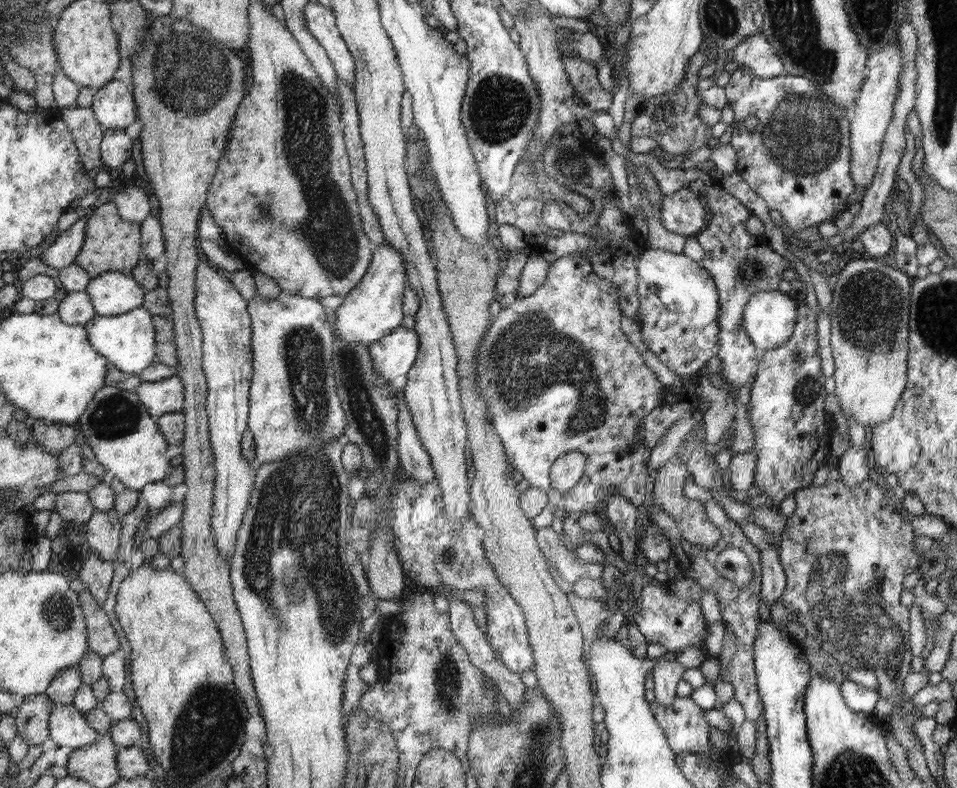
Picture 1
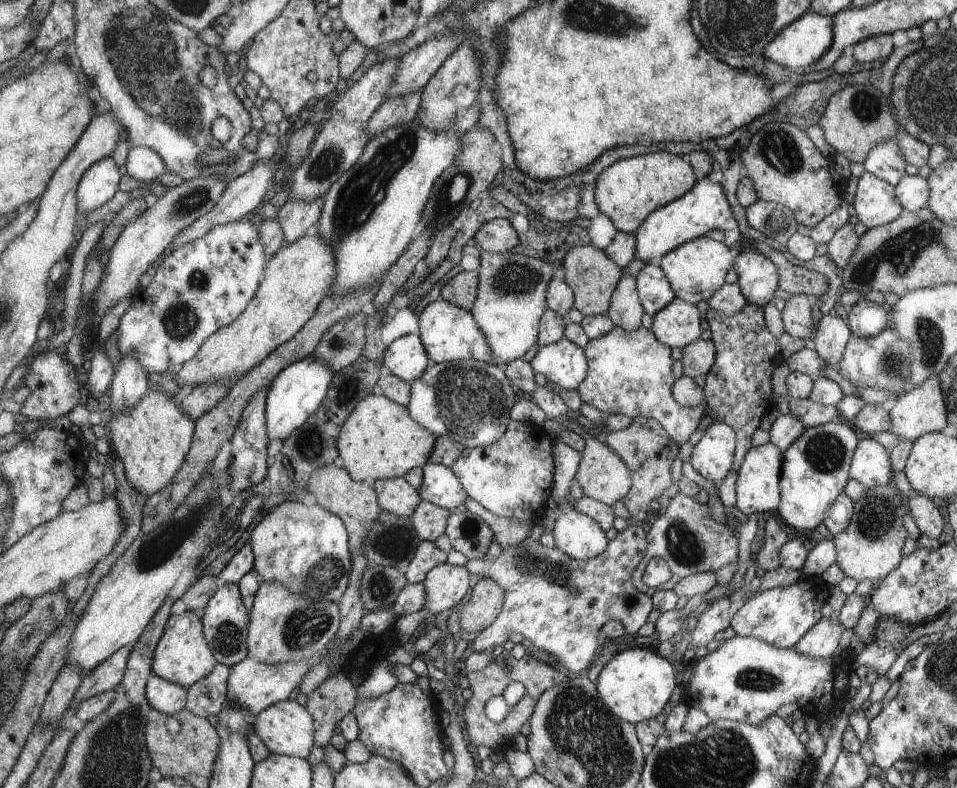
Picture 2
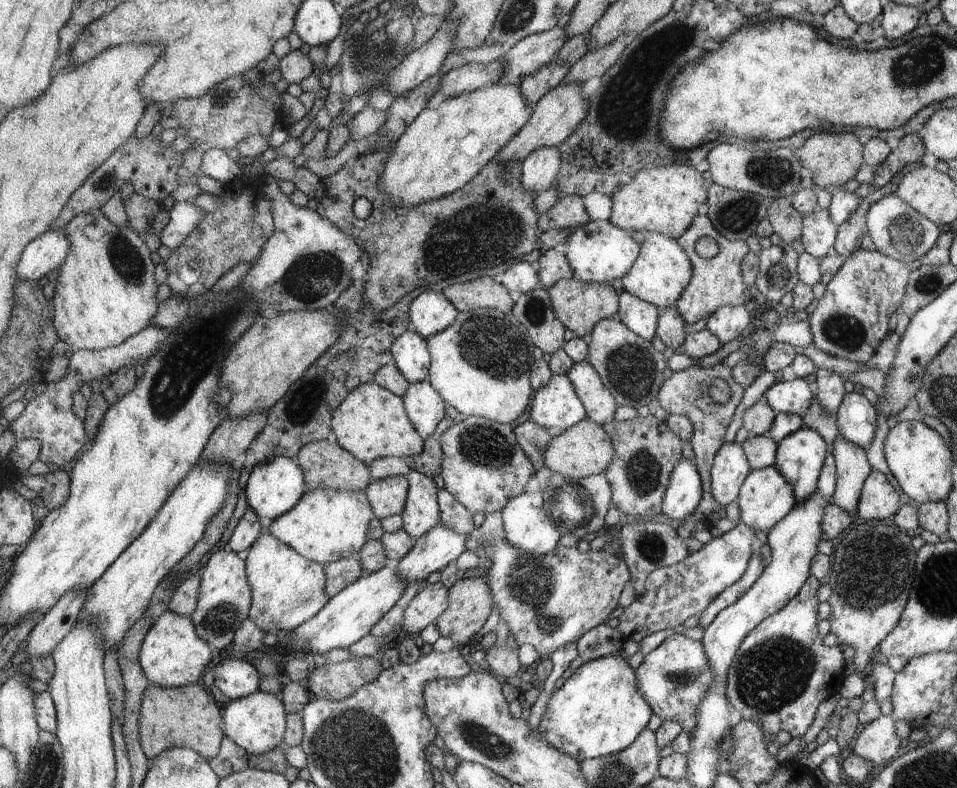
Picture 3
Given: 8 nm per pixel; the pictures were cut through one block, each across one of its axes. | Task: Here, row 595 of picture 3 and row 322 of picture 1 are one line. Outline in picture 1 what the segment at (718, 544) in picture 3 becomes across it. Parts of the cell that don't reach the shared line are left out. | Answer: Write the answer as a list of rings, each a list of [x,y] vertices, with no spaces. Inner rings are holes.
[[[650,246],[637,259],[639,275],[638,300],[640,301],[639,320],[642,341],[648,352],[653,352],[662,363],[678,376],[695,376],[700,373],[706,362],[718,353],[721,302],[717,284],[707,268],[696,263],[684,254],[674,254],[655,250]]]

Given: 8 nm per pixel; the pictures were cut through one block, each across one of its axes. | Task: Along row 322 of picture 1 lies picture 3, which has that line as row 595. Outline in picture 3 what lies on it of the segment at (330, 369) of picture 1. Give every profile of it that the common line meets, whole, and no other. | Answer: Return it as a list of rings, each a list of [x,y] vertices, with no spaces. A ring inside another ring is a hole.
[[[262,533],[256,542],[247,550],[248,580],[252,585],[252,620],[267,634],[280,630],[288,632],[315,617],[330,602],[330,596],[326,589],[327,573],[325,566],[316,561],[309,561],[295,549],[290,548],[283,541],[273,537],[271,533]]]

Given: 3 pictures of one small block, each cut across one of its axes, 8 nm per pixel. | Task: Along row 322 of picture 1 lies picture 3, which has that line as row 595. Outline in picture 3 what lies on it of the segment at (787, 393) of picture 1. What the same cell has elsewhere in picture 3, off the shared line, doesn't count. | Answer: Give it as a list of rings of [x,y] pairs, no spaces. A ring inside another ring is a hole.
[[[810,575],[794,599],[778,612],[761,620],[740,643],[735,660],[727,670],[728,700],[742,713],[744,719],[758,723],[768,734],[773,732],[778,734],[780,730],[786,730],[793,738],[799,736],[802,738],[808,726],[814,722],[818,706],[826,698],[839,693],[846,677],[842,650],[840,647],[830,648],[822,644],[822,636],[818,632],[817,624],[820,621],[817,613],[818,598],[816,598],[818,586],[821,586],[818,579]]]

